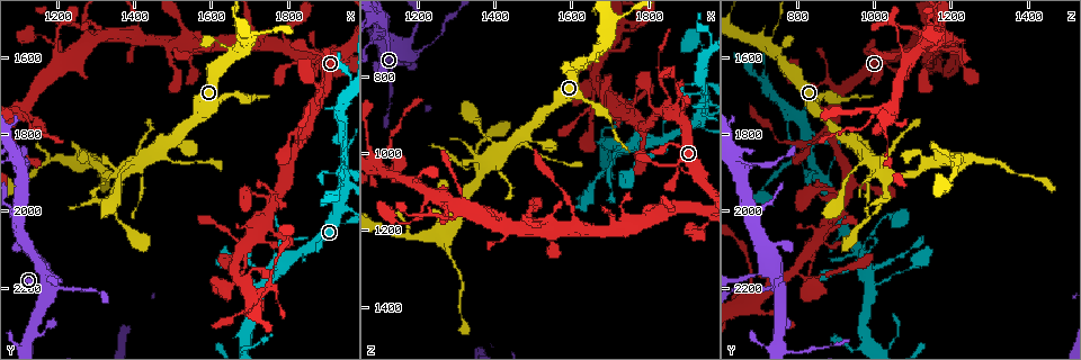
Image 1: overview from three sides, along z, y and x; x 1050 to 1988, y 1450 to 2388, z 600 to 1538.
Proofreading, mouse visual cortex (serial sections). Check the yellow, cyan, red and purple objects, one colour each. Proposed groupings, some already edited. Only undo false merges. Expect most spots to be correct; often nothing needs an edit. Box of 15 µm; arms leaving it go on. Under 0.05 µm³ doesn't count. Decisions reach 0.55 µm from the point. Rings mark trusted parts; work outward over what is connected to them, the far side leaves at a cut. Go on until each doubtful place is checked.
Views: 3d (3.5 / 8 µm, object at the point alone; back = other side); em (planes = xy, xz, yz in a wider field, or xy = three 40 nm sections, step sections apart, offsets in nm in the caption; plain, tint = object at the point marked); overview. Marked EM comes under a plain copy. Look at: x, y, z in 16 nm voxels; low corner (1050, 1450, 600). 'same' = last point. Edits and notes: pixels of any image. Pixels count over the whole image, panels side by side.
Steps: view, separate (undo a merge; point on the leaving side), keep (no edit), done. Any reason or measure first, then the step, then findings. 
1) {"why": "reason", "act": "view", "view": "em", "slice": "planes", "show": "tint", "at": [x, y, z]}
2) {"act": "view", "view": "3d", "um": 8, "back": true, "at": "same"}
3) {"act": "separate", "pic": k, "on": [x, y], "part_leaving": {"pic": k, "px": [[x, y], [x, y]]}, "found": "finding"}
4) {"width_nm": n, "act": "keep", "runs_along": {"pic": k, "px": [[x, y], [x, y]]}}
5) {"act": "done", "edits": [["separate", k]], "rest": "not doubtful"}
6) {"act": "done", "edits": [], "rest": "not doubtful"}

{"why": "sharp bend", "act": "view", "view": "3d", "um": 3.5, "back": true, "at": [1755, 2195, 680]}

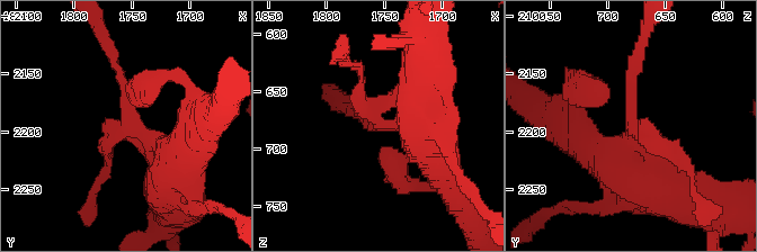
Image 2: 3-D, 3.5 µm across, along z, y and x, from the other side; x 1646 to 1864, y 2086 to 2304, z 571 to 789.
{"act": "view", "view": "em", "slice": "xy", "step": 2, "show": "tint", "at": [1756, 2202, 674]}

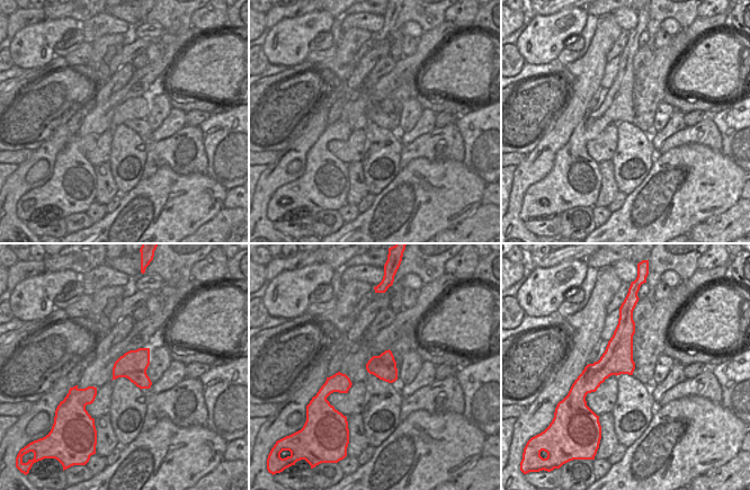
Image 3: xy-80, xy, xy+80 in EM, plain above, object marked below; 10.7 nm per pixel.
{"act": "view", "view": "em", "slice": "xy", "step": 3, "show": "tint", "at": "same"}

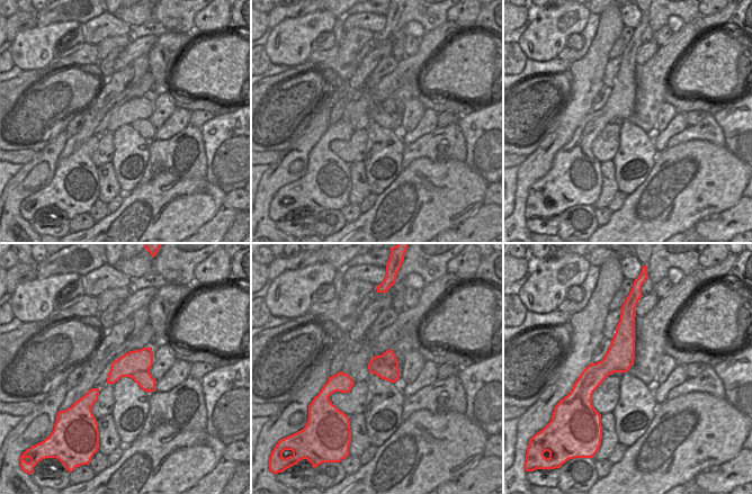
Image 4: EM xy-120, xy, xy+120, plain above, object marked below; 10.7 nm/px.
{"width_nm": 260, "act": "keep", "runs_along": {"pic": 4, "px": [[632, 322], [623, 349], [587, 389]]}, "found": "one cell here"}

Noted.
{"why": "a narrow waist", "act": "view", "view": "3d", "um": 3.5, "at": [1845, 1805, 845]}

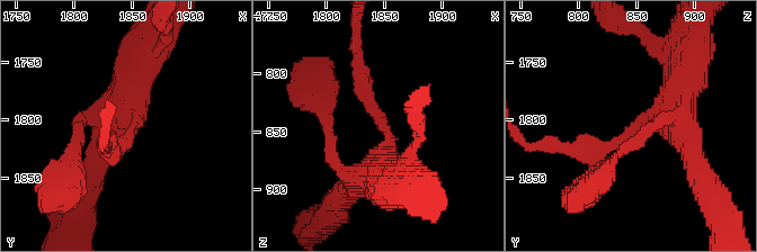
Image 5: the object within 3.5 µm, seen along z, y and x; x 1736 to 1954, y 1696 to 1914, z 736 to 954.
{"arm_widths_nm": [200, 400], "act": "view", "view": "em", "slice": "xy", "step": 3, "show": "tint", "at": [1848, 1812, 846]}

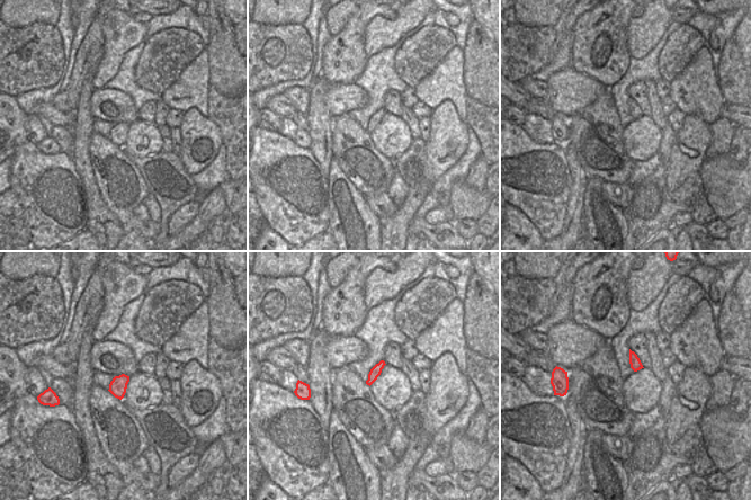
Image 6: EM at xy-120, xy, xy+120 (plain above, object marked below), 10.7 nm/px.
{"act": "keep", "found": "all the same cell"}

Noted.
{"why": "sudden change in width", "act": "view", "view": "3d", "um": 3.5, "at": [1210, 2205, 725]}

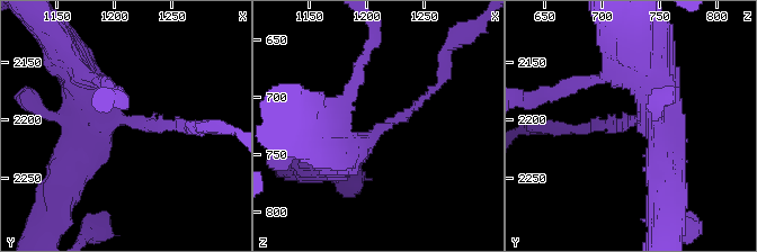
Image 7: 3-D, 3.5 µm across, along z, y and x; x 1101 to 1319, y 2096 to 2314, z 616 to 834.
{"arm_widths_nm": [150, 250], "why": "shape alone is not enough", "act": "view", "view": "em", "slice": "xy", "step": 5, "show": "tint", "at": [1210, 2202, 726]}

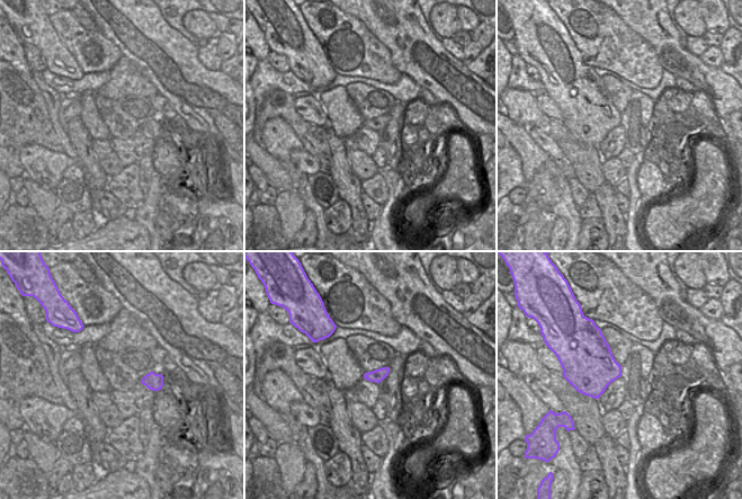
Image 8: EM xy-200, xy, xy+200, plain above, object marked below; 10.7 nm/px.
{"act": "view", "view": "em", "slice": "xy", "step": 1, "show": "tint", "at": "same"}

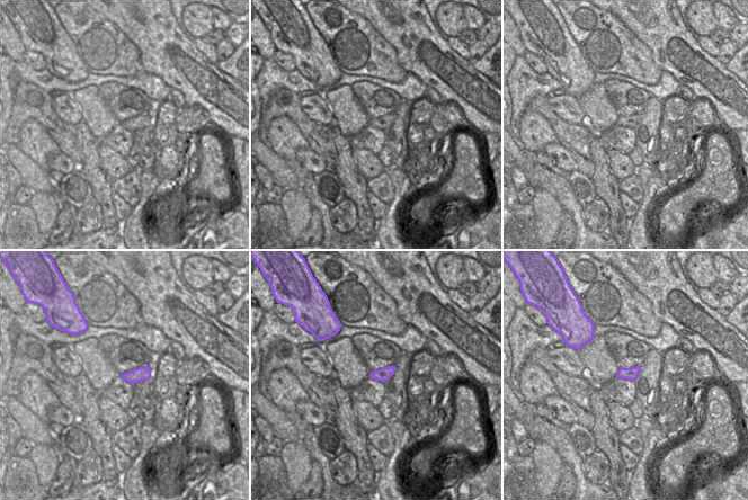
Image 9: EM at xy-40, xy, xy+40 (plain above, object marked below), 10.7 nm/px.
{"act": "keep", "runs_along": {"pic": 7, "px": [[317, 153], [350, 153], [437, 83]]}, "found": "all the same cell"}

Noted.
{"act": "view", "view": "3d", "um": 3.5, "at": [1735, 2160, 995]}

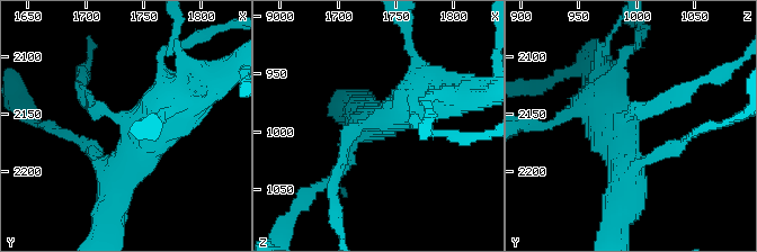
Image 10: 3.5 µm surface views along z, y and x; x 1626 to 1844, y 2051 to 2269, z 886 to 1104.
{"arms": 3, "arm_widths_nm": [200, 450, 600], "act": "view", "view": "em", "slice": "xy", "step": 1, "show": "tint", "at": [1738, 2152, 994]}

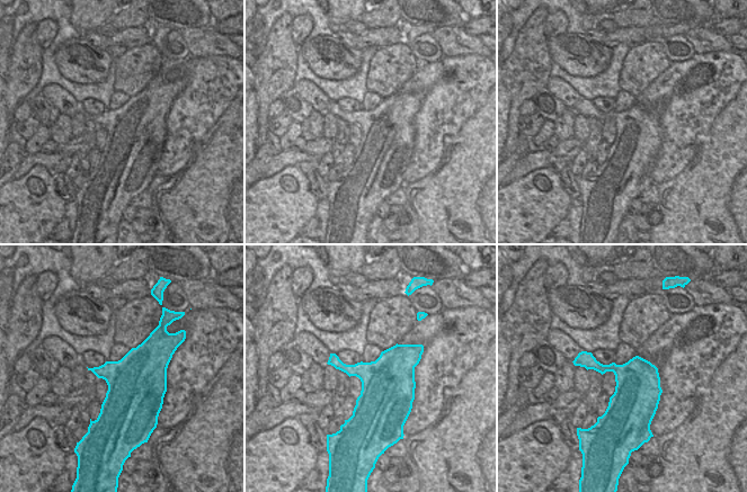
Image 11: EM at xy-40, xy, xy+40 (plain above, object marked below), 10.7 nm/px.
{"width_nm": 600, "act": "keep", "runs_along": {"pic": 10, "px": [[424, 98], [350, 133], [340, 168]]}, "found": "one cell here"}

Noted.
{"act": "done", "edits": [], "rest": "not doubtful"}

